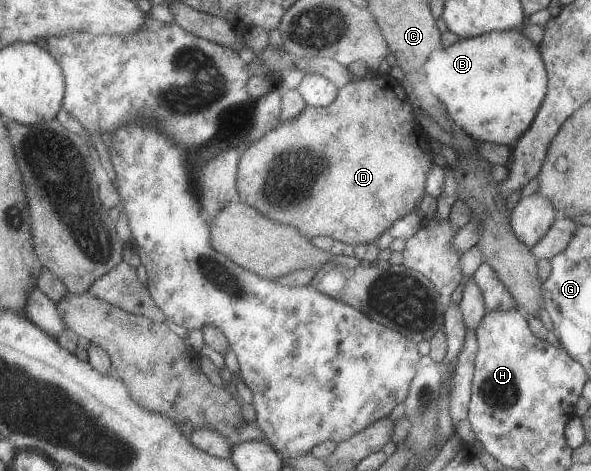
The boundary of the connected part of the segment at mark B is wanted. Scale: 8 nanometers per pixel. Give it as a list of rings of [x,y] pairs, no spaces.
[[[520,28],[490,31],[469,39],[460,37],[456,42],[450,44],[450,46],[441,46],[440,52],[438,52],[438,50],[433,50],[430,53],[430,56],[426,58],[425,71],[426,84],[430,86],[432,94],[434,94],[434,96],[444,105],[448,117],[450,117],[452,122],[455,125],[458,125],[459,128],[474,141],[491,142],[506,146],[514,144],[514,142],[516,142],[516,140],[522,136],[522,133],[530,126],[530,123],[547,91],[547,72],[538,45],[533,43],[529,38],[526,38],[526,35],[521,33]]]

